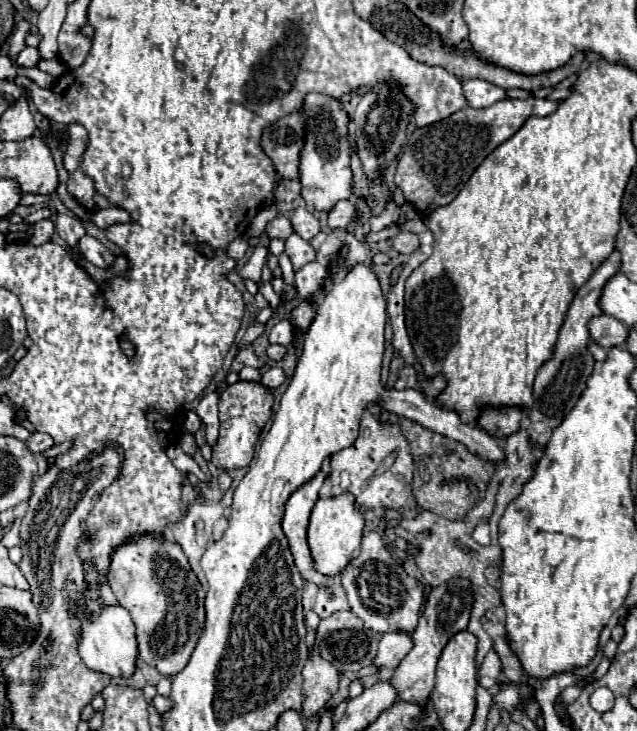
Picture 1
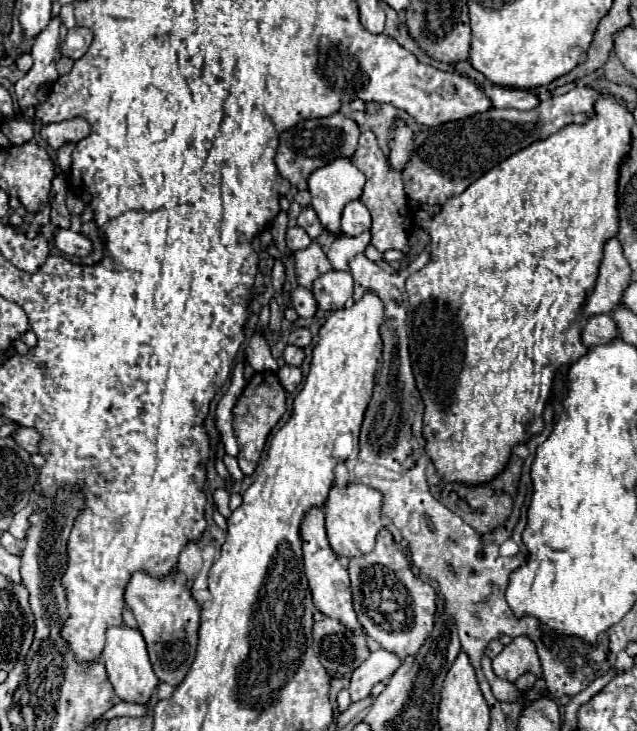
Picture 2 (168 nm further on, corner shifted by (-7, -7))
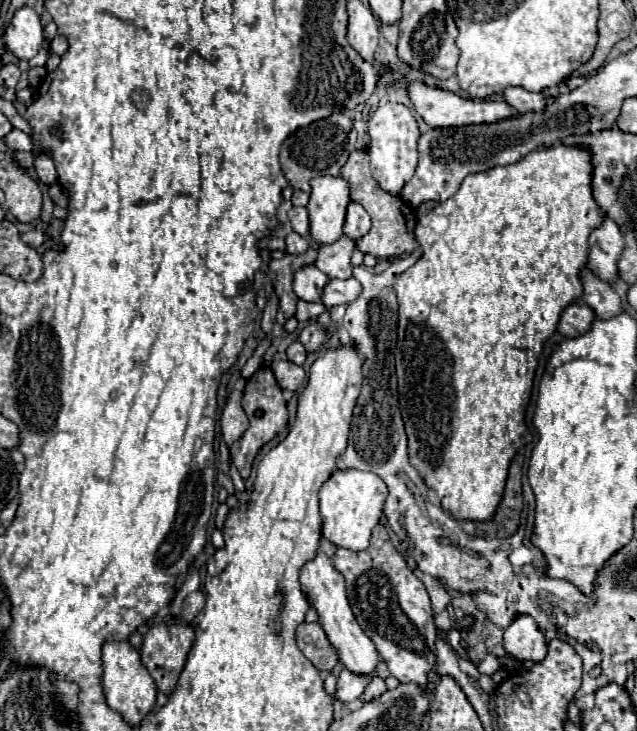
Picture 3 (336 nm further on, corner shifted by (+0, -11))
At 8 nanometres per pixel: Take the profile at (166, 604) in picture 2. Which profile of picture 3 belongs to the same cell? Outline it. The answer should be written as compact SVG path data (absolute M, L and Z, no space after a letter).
M156 624L144 634L140 658L158 690L172 694L192 648L194 630L182 624Z

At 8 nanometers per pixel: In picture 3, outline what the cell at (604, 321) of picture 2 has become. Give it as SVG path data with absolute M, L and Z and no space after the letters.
M572 302L570 306L566 306L562 310L562 316L558 322L558 332L564 338L574 338L578 334L584 334L590 328L592 320L594 320L592 308L588 308L586 304L580 304L580 302Z

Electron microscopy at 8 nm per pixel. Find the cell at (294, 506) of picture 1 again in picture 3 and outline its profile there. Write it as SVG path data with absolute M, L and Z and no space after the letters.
M322 552L316 554L314 560L310 560L308 564L304 564L302 568L302 574L300 574L300 582L304 586L304 592L308 594L310 602L314 604L314 608L318 610L318 616L320 616L320 624L330 640L330 644L336 648L338 656L340 656L340 662L344 664L346 670L350 670L352 674L372 674L376 664L378 664L378 652L376 652L376 646L374 642L362 632L360 624L356 622L354 614L352 614L352 608L348 604L348 598L346 598L346 586L344 586L344 576L334 570L330 558Z

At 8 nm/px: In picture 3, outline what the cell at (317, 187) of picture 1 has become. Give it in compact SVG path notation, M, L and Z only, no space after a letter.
M320 176L310 180L310 186L312 194L306 206L310 214L310 236L318 244L332 244L344 234L342 226L350 202L348 182L340 176Z

